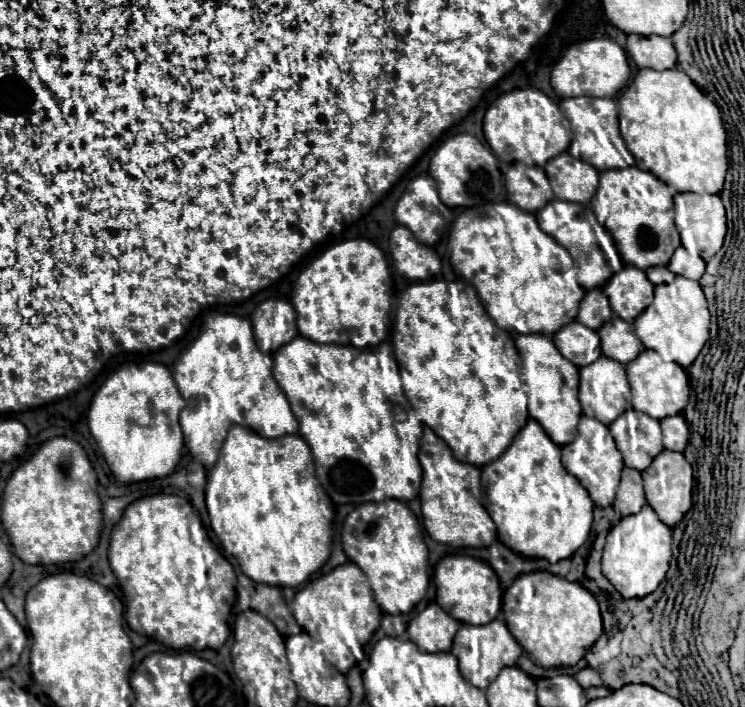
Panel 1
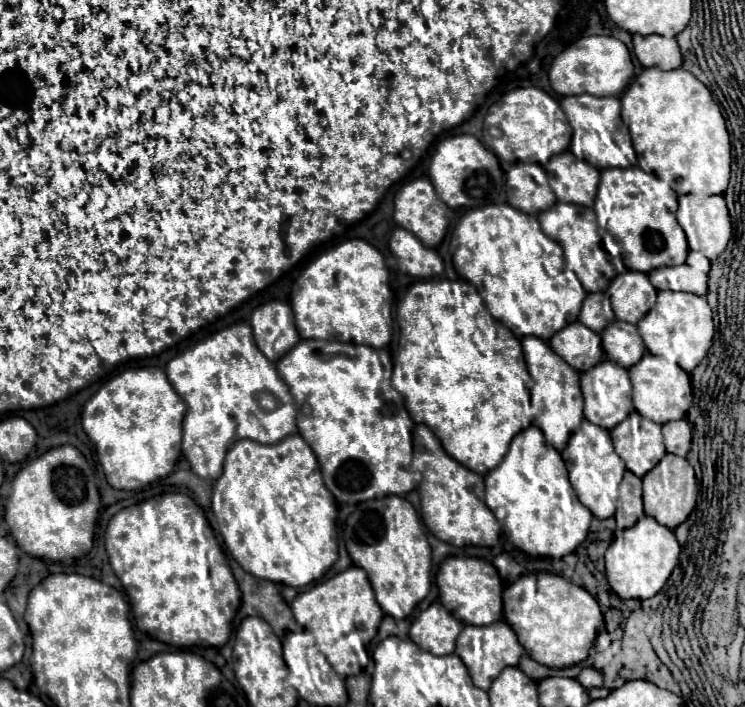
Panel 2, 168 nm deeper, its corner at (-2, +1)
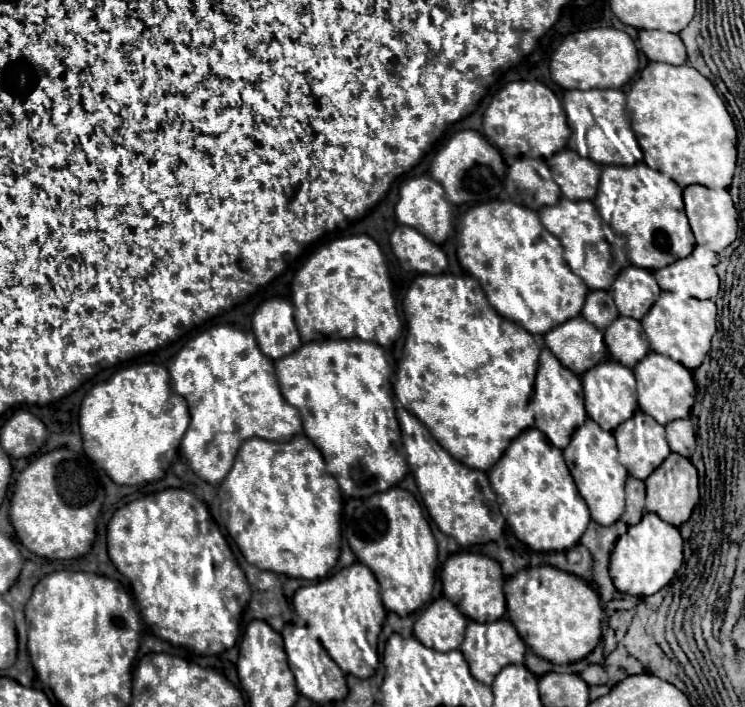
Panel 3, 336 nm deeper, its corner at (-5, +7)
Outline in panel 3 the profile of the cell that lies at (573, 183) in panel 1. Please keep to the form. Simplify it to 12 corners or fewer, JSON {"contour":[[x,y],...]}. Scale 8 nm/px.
{"contour":[[563,149],[547,159],[571,201],[595,199],[601,167]]}

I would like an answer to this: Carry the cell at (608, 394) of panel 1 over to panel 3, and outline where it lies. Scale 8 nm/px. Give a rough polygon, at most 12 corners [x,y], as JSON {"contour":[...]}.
{"contour":[[603,361],[583,373],[585,411],[605,431],[637,411],[635,375]]}

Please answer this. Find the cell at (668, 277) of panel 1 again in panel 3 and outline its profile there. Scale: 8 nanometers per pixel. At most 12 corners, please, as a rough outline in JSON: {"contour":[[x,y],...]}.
{"contour":[[693,255],[653,275],[663,291],[715,299],[715,267]]}

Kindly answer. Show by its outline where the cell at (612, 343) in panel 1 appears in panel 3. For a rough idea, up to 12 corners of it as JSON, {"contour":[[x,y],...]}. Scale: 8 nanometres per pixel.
{"contour":[[617,317],[605,329],[613,361],[633,369],[649,353],[637,319]]}

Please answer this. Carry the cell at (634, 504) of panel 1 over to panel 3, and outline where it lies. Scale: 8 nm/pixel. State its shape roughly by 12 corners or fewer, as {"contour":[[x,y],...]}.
{"contour":[[629,477],[626,525],[637,525],[645,511],[645,483]]}

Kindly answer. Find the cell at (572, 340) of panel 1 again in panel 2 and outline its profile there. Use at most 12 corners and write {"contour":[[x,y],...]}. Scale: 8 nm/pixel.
{"contour":[[580,321],[548,343],[580,373],[604,359],[600,335]]}

